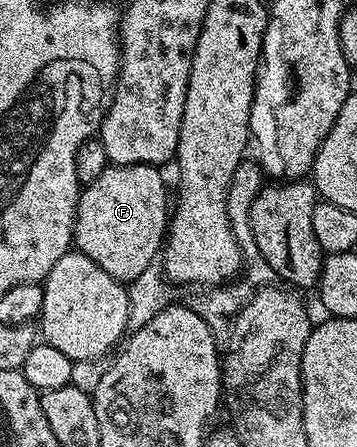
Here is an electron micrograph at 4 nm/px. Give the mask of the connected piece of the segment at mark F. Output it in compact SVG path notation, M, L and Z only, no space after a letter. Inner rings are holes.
M111 165L97 179L82 186L75 212L73 245L113 279L130 283L141 271L152 268L160 256L169 224L169 197L167 201L167 185L159 173L162 172L154 165Z

